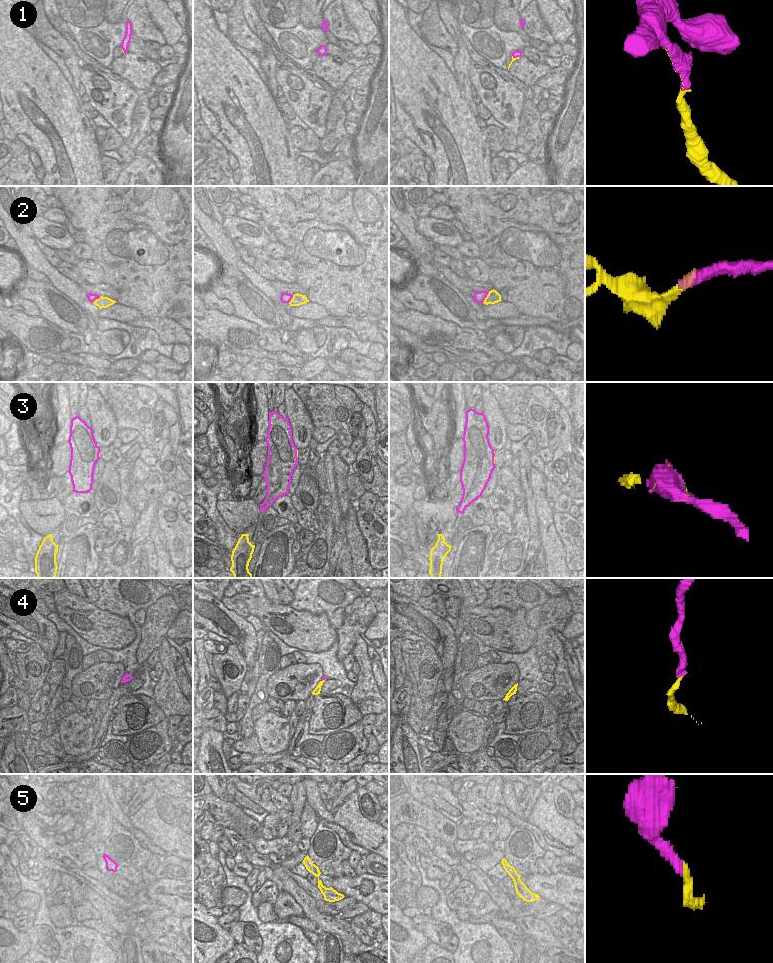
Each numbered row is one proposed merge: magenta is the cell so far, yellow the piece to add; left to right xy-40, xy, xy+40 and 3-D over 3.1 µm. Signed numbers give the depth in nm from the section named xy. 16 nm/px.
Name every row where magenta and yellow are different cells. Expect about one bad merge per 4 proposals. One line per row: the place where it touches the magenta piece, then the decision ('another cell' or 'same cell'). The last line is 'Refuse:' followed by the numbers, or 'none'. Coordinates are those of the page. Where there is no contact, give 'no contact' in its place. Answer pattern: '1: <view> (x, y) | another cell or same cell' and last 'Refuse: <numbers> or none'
1: xy+40 (516, 57) | another cell
2: xy+40 (486, 296) | same cell
3: xy (296, 453) | same cell
4: xy (322, 680) | same cell
5: no contact | same cell
Refuse: 1

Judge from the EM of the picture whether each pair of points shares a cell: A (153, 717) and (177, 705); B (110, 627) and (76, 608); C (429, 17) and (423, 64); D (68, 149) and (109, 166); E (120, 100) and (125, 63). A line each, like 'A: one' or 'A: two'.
A: two
B: one
C: two
D: two
E: two

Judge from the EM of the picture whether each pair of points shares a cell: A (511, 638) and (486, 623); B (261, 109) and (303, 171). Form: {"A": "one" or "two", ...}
{"A": "one", "B": "two"}

